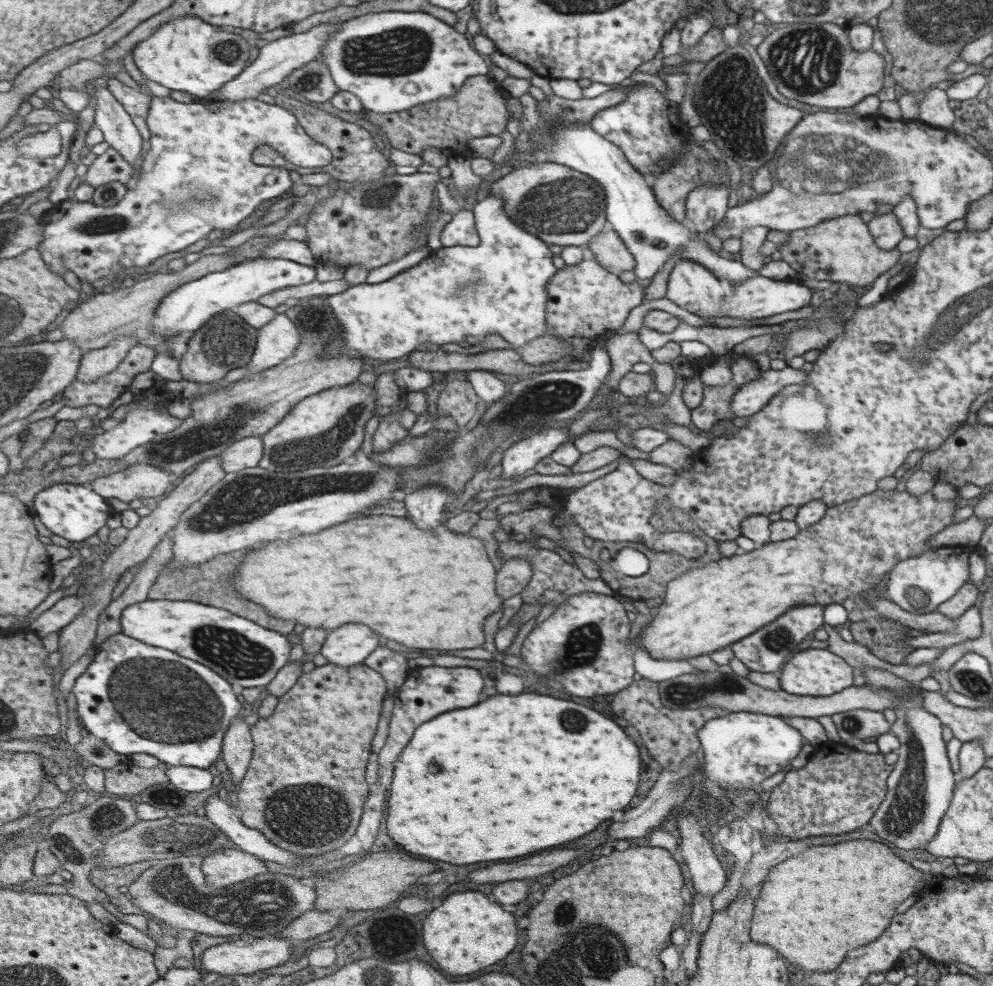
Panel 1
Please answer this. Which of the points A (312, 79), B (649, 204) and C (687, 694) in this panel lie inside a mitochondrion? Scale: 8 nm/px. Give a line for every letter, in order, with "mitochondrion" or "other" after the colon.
A: mitochondrion
B: other
C: mitochondrion

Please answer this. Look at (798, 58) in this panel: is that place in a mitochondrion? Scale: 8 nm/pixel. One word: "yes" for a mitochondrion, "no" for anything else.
yes

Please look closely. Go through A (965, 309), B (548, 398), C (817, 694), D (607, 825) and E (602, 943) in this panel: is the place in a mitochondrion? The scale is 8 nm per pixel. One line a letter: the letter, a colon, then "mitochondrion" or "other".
A: mitochondrion
B: mitochondrion
C: other
D: other
E: mitochondrion

